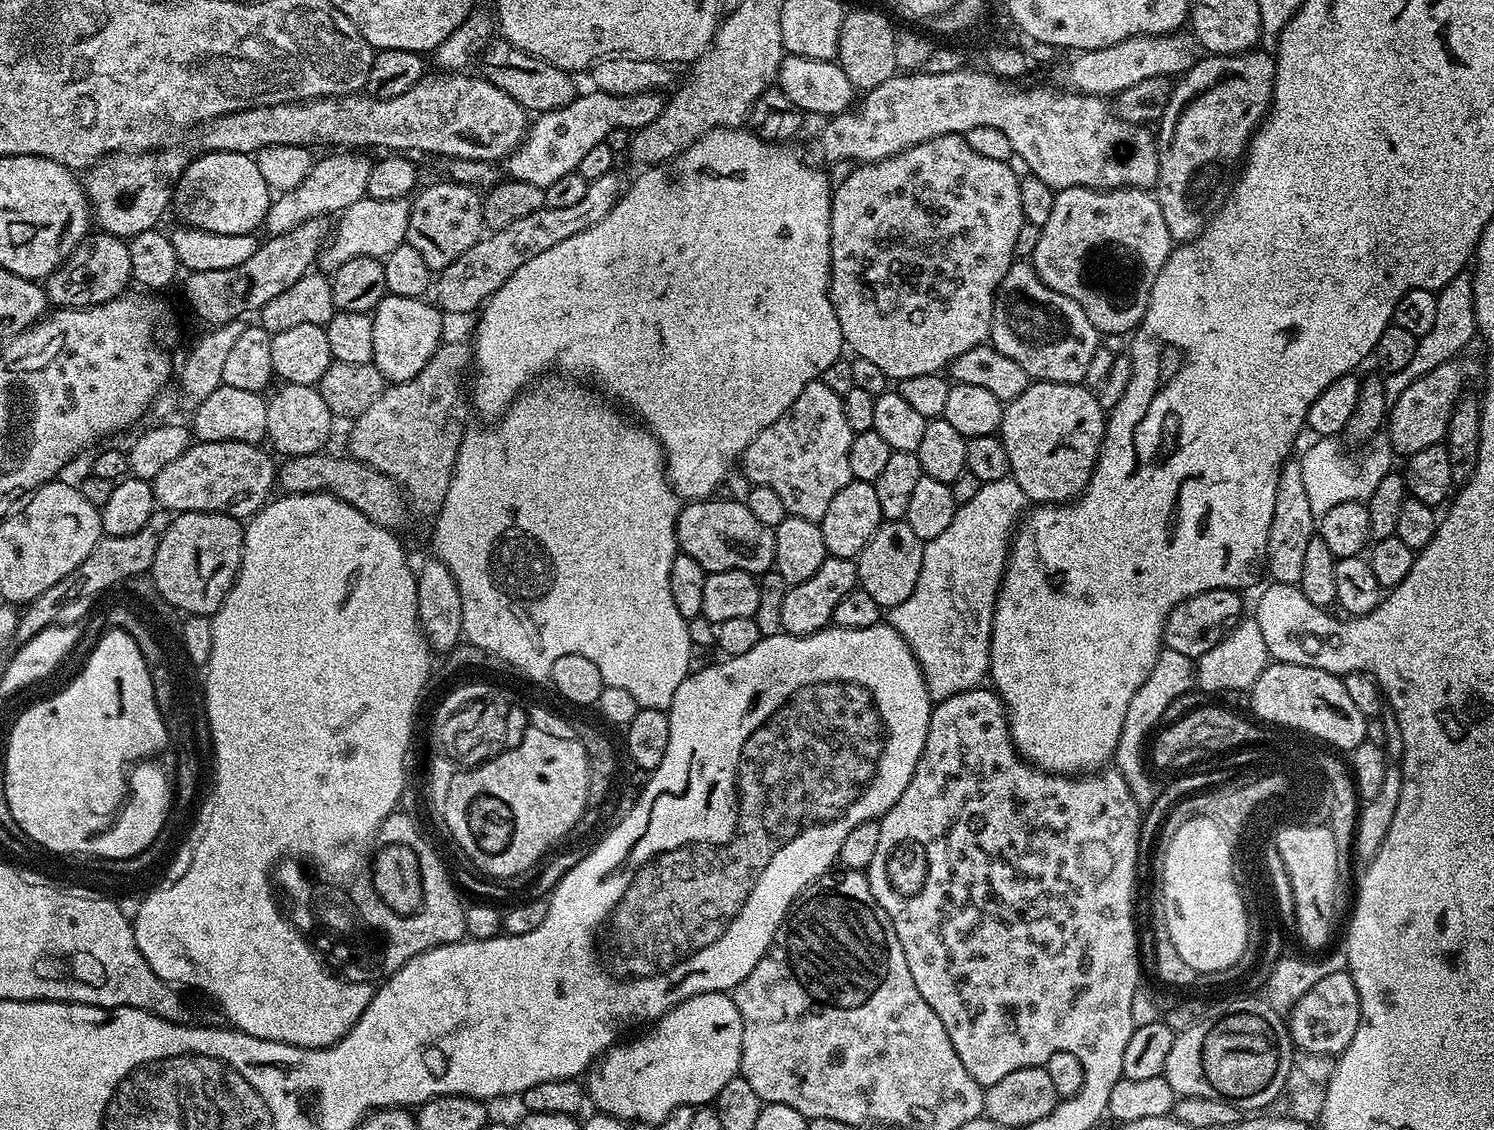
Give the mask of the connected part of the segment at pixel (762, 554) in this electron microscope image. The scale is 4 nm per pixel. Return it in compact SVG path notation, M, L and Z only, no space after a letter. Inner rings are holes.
M709 498L706 500L693 500L685 503L680 509L678 518L676 519L676 547L681 553L690 558L694 558L694 562L698 562L698 566L702 566L702 570L706 573L721 572L722 570L746 570L753 574L763 574L773 571L776 563L776 529L764 525L759 518L754 518L754 514L750 514L747 503L743 499L740 500L716 500L717 498Z

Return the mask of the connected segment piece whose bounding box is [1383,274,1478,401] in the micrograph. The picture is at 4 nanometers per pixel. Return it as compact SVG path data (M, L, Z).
M1461 274L1453 278L1452 283L1441 288L1436 301L1438 302L1438 319L1434 322L1430 334L1419 337L1416 342L1413 360L1403 370L1389 372L1383 377L1384 392L1389 401L1396 400L1410 382L1422 378L1427 372L1432 372L1442 362L1455 360L1461 355L1460 352L1472 339L1477 339L1476 307L1474 306L1474 290L1472 289L1472 276Z

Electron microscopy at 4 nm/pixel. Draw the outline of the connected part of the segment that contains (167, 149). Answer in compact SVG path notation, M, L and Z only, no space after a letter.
M165 146L154 152L117 152L109 154L103 160L96 161L91 168L87 169L83 177L84 193L88 195L90 211L95 223L101 224L103 231L109 236L130 238L134 234L142 234L142 230L150 230L157 227L164 216L164 211L169 211L172 202L172 193L176 181L188 167L190 155L184 148L177 146Z

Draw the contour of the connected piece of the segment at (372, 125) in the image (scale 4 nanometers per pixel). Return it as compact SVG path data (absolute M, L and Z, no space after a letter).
M436 74L440 76L425 75L414 86L410 86L410 90L406 90L406 94L398 94L398 98L386 98L379 100L367 94L353 94L351 96L321 96L318 100L300 100L297 104L275 104L274 106L258 106L250 110L242 110L234 114L226 114L220 116L216 120L210 120L206 124L199 125L200 132L200 149L201 153L206 152L243 152L245 154L255 154L261 152L266 146L282 146L283 144L302 144L305 146L313 146L312 144L333 144L332 148L336 150L368 150L364 148L386 148L382 150L391 150L396 154L413 154L412 152L429 152L432 156L440 156L439 158L470 158L471 160L490 160L493 162L503 161L509 157L516 148L520 147L525 138L525 133L529 129L530 116L529 113L518 102L514 102L514 98L510 98L510 94L506 94L506 90L498 90L498 86L494 86L490 81L483 78L475 80L472 76L464 76L468 74Z

